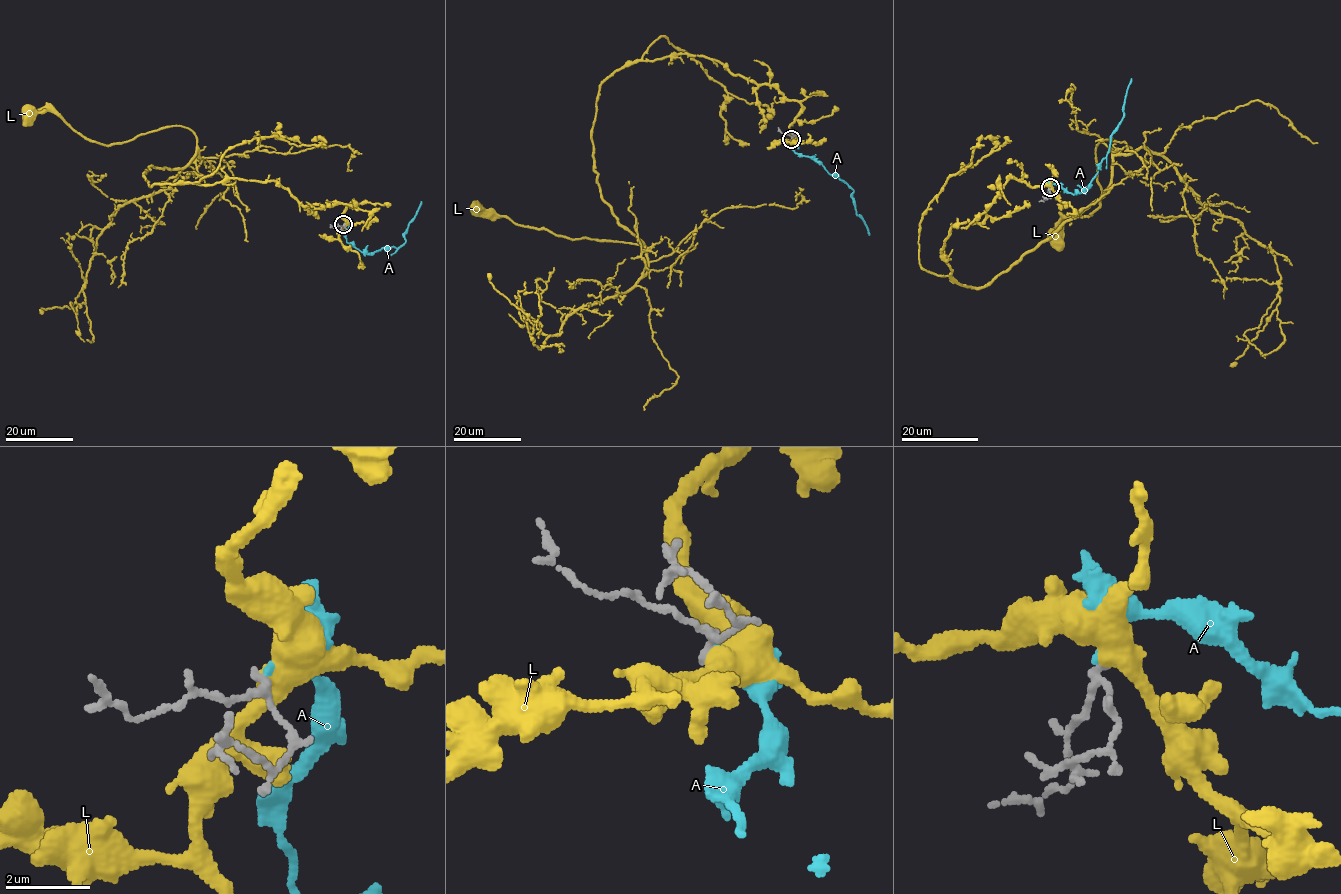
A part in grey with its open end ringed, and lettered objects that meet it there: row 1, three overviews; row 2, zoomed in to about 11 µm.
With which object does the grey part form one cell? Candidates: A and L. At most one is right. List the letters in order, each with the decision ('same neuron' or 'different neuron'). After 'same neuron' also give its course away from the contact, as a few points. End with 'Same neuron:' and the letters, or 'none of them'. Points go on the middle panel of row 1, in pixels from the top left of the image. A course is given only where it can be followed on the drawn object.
A: different neuron
L: different neuron
Same neuron: none of them

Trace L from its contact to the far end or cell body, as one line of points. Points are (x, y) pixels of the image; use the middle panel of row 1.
L: (792, 137), (797, 101), (714, 59), (628, 62), (599, 90), (593, 169), (644, 247), (475, 207)

